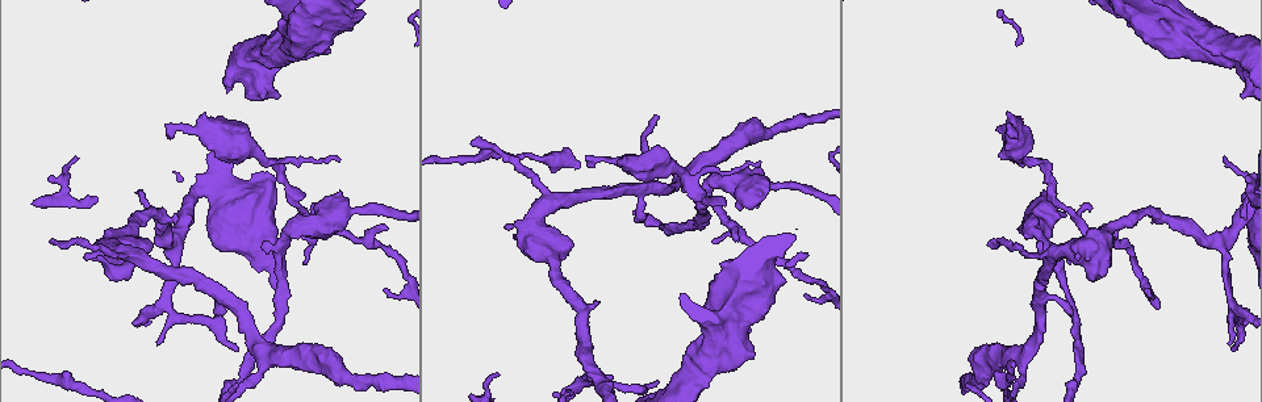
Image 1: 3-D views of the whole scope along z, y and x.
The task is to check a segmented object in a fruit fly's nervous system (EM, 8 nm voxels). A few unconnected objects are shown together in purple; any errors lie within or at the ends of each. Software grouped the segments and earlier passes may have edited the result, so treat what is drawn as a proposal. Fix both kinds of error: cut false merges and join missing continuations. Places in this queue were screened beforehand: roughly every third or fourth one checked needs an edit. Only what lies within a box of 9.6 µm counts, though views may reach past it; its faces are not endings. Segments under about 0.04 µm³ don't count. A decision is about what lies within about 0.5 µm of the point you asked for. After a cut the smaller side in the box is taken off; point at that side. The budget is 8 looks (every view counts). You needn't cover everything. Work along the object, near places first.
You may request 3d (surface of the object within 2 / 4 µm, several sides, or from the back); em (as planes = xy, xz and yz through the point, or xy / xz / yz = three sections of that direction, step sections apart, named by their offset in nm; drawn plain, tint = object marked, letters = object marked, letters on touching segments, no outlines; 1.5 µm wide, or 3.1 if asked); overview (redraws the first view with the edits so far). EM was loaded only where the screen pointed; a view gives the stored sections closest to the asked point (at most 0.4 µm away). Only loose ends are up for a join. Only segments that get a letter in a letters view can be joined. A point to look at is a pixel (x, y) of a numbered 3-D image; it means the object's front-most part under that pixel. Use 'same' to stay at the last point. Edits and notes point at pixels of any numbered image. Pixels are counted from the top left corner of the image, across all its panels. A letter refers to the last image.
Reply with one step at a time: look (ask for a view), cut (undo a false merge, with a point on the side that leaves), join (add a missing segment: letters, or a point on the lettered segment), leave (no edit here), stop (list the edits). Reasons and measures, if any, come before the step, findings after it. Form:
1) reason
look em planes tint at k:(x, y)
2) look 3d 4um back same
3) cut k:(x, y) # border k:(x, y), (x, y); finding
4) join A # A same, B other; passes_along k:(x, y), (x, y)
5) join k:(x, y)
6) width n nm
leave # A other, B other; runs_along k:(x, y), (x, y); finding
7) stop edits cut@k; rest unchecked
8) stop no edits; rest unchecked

look em xz step 8 tint at 1:(994, 238)

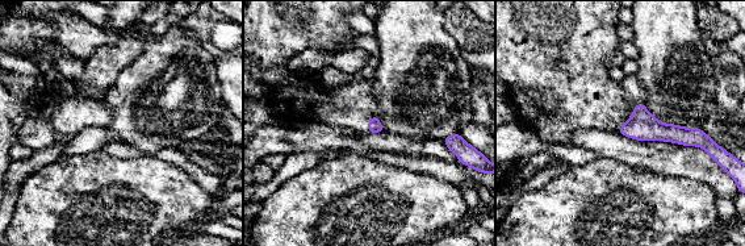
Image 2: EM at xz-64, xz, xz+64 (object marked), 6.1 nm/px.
look em planes letters same

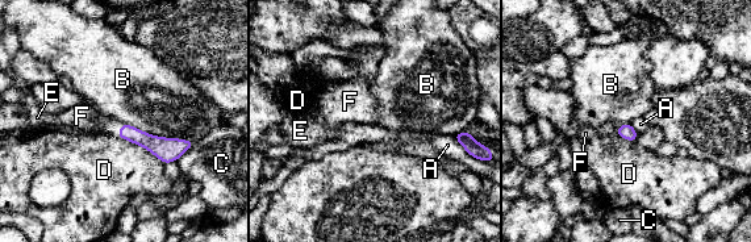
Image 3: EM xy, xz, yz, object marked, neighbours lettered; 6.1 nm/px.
width 90 nm
join F # A other, B other, C other, D other, E other, F same; passes_along 3:(155, 145), (120, 129), (82, 116); the neuron continues

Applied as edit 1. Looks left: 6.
thin end
look em planes letters at 1:(1230, 348)

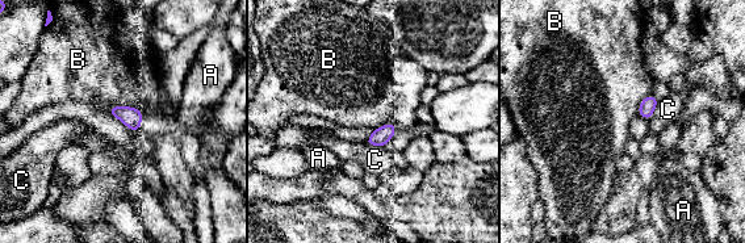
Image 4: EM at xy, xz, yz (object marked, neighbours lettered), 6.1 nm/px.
longest_contact B 200 nm
leave # A other, B other, C other; border 4:(139, 110), (112, 107), (107, 112); none of them fits

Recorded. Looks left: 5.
stops while still wide
look 3d 4um at 1:(785, 279)

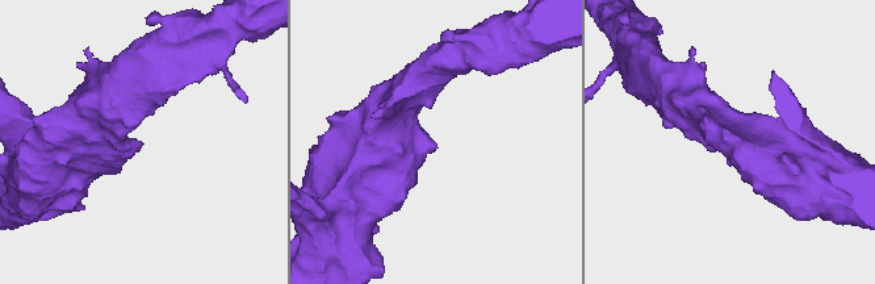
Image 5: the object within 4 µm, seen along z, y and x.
need the tissue
look em planes letters at 5:(141, 144)

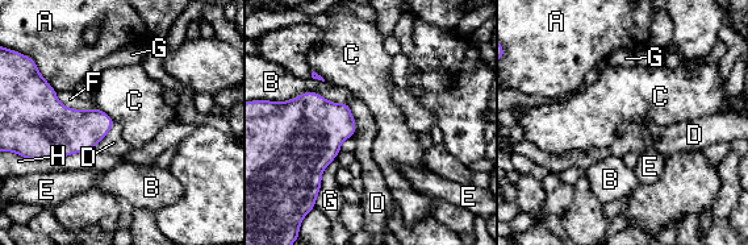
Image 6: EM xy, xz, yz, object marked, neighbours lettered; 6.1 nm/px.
leave # A other, B other, C other, D other, E other, F other, G other, H other; no lettered segment goes on from it

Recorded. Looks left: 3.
stop edits join@3; rest unchecked

